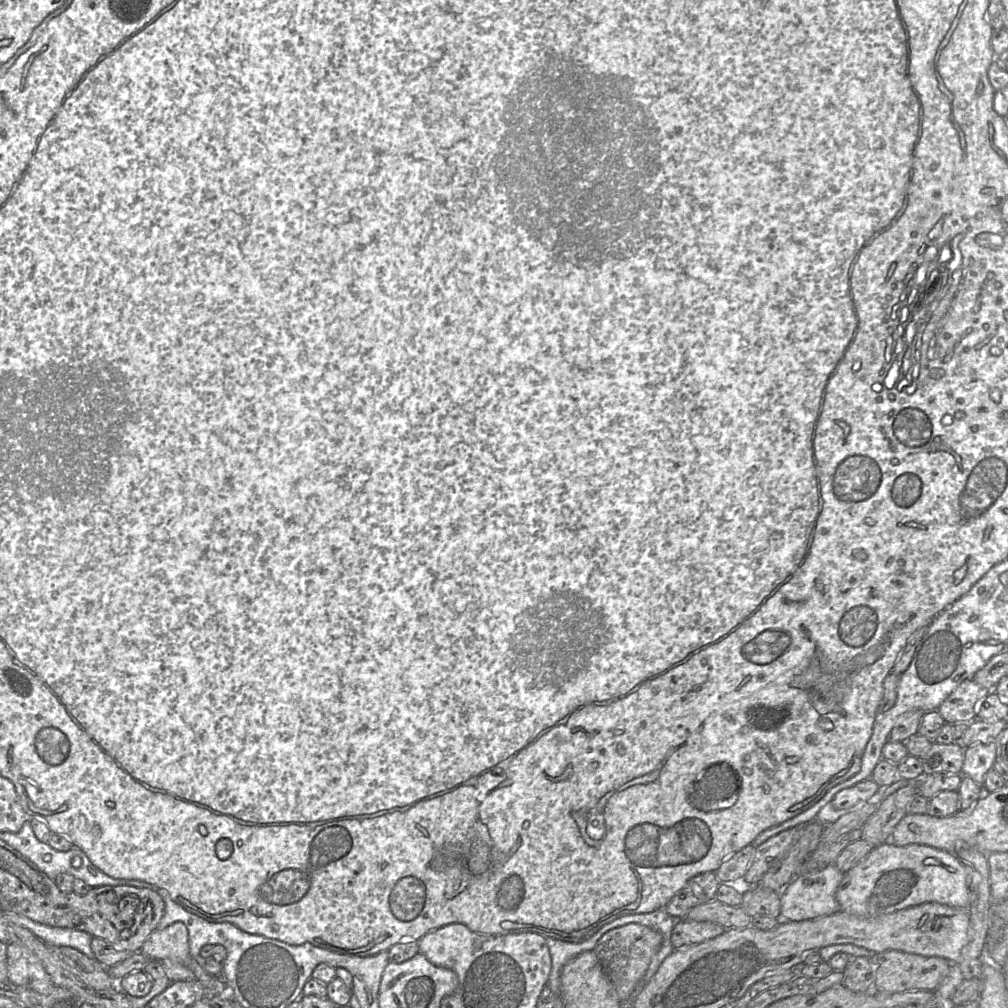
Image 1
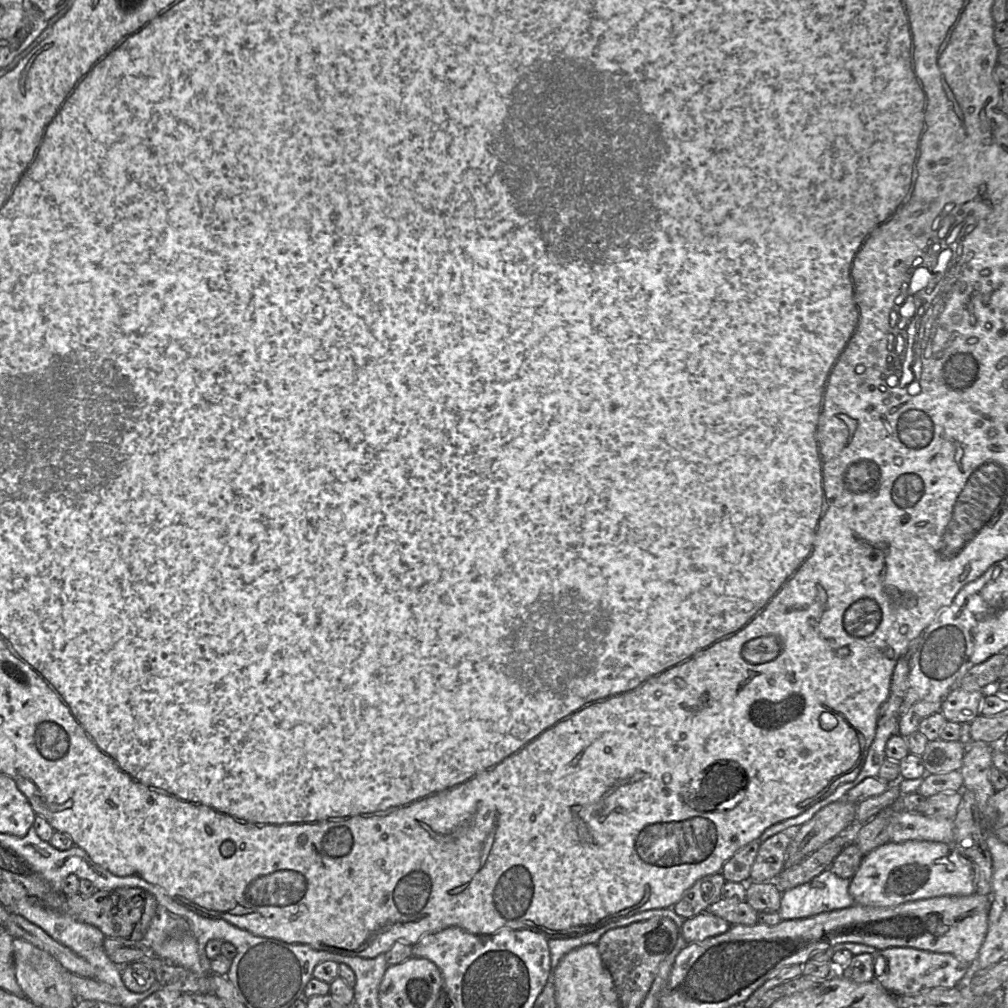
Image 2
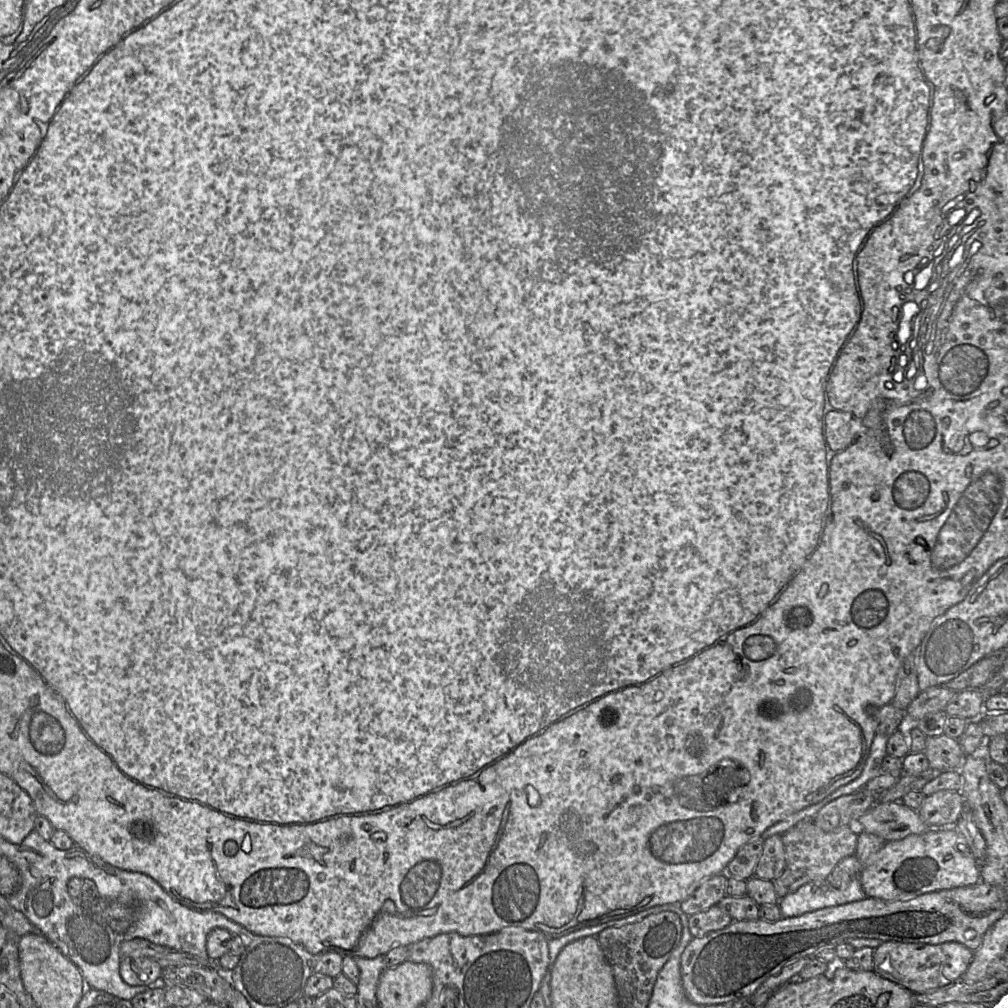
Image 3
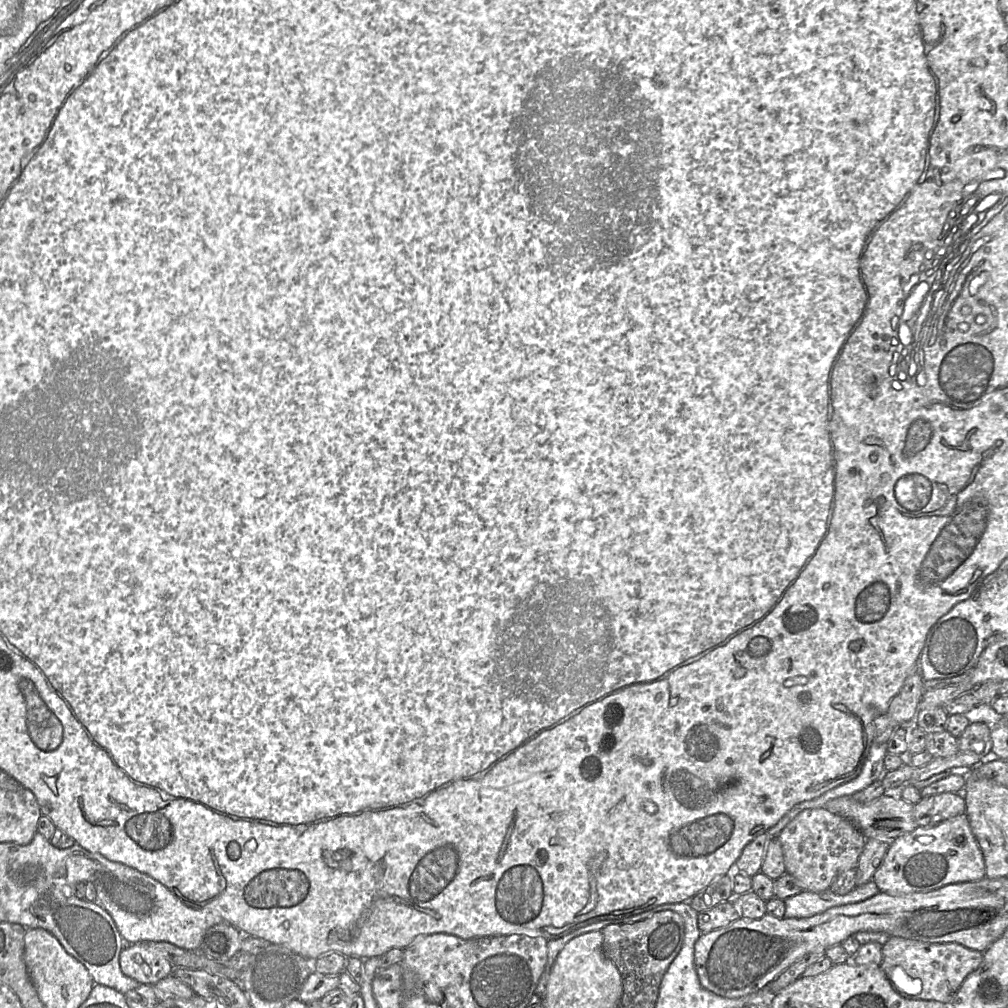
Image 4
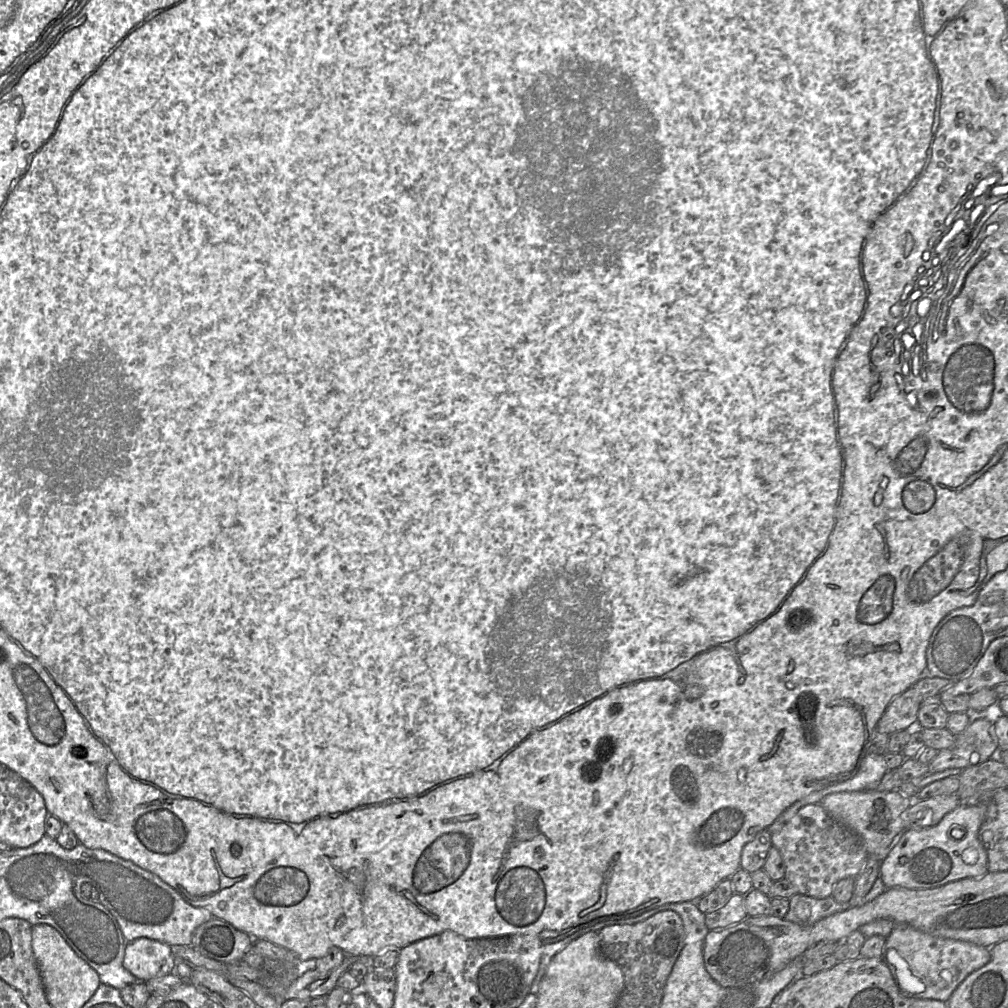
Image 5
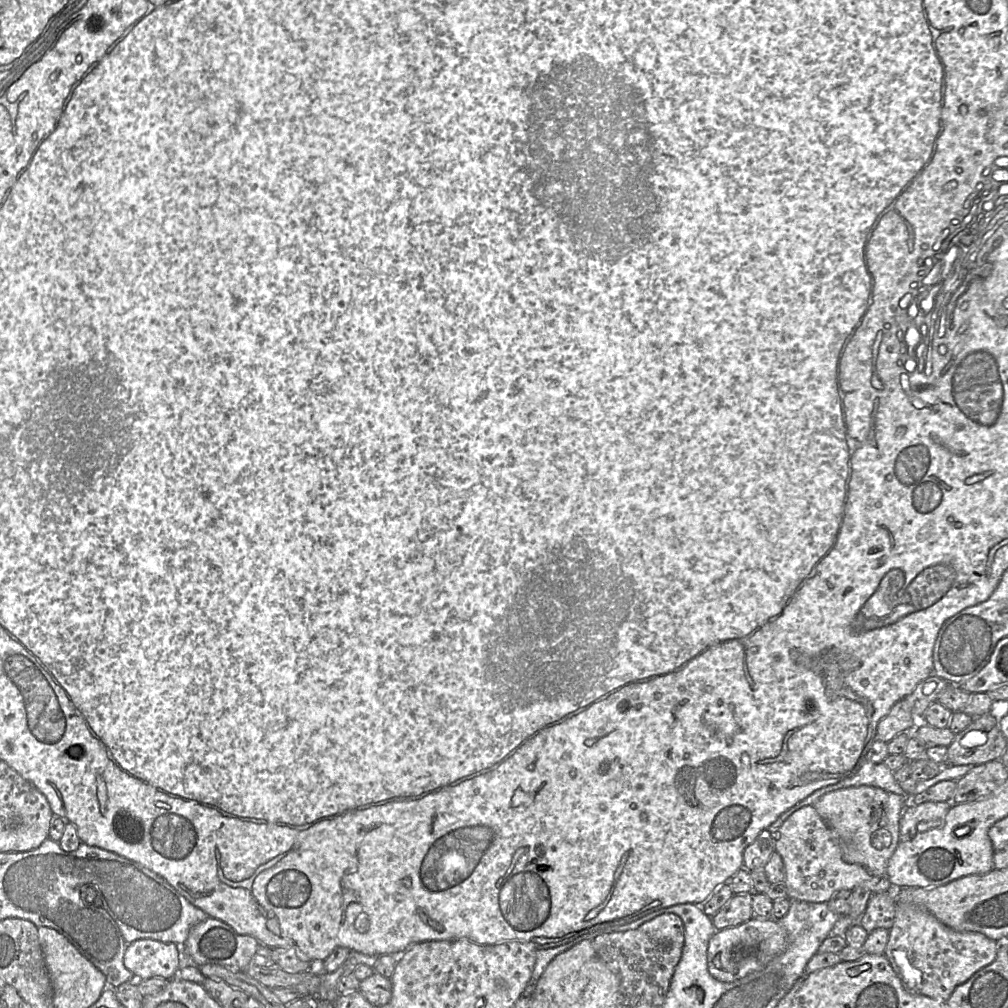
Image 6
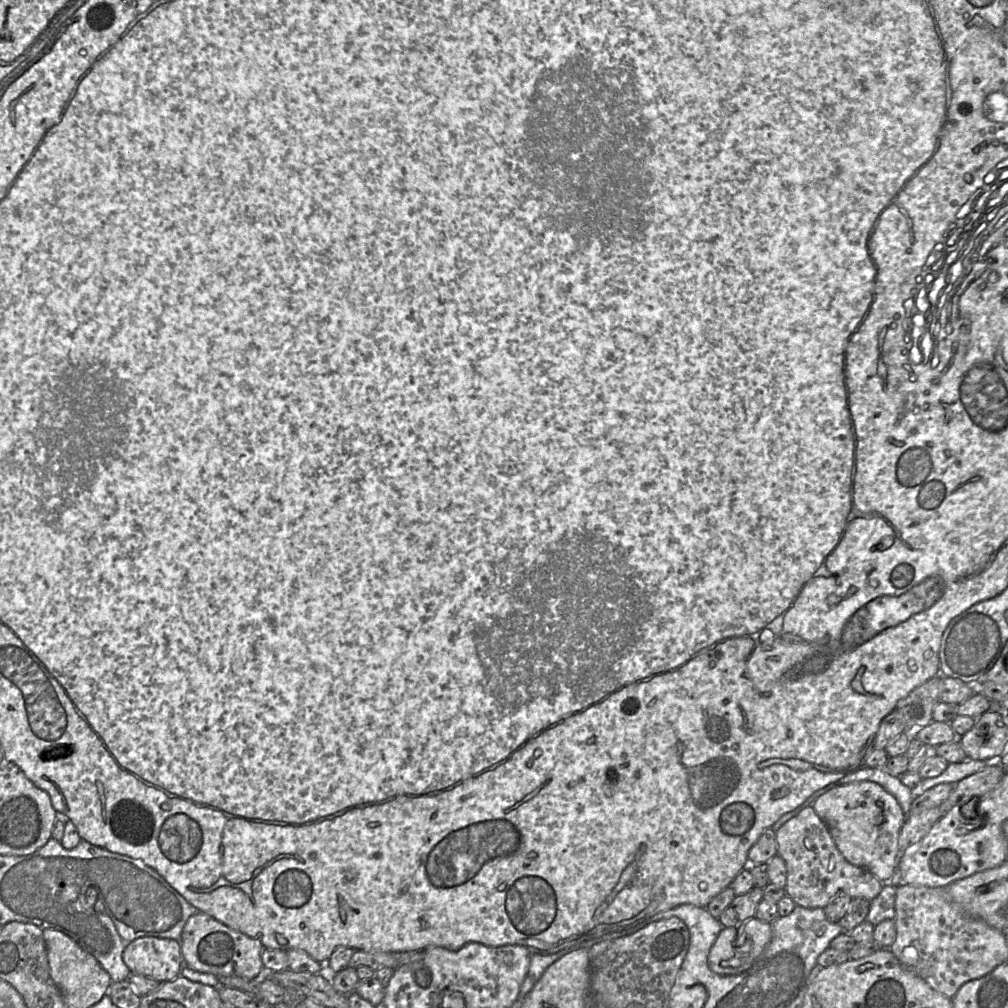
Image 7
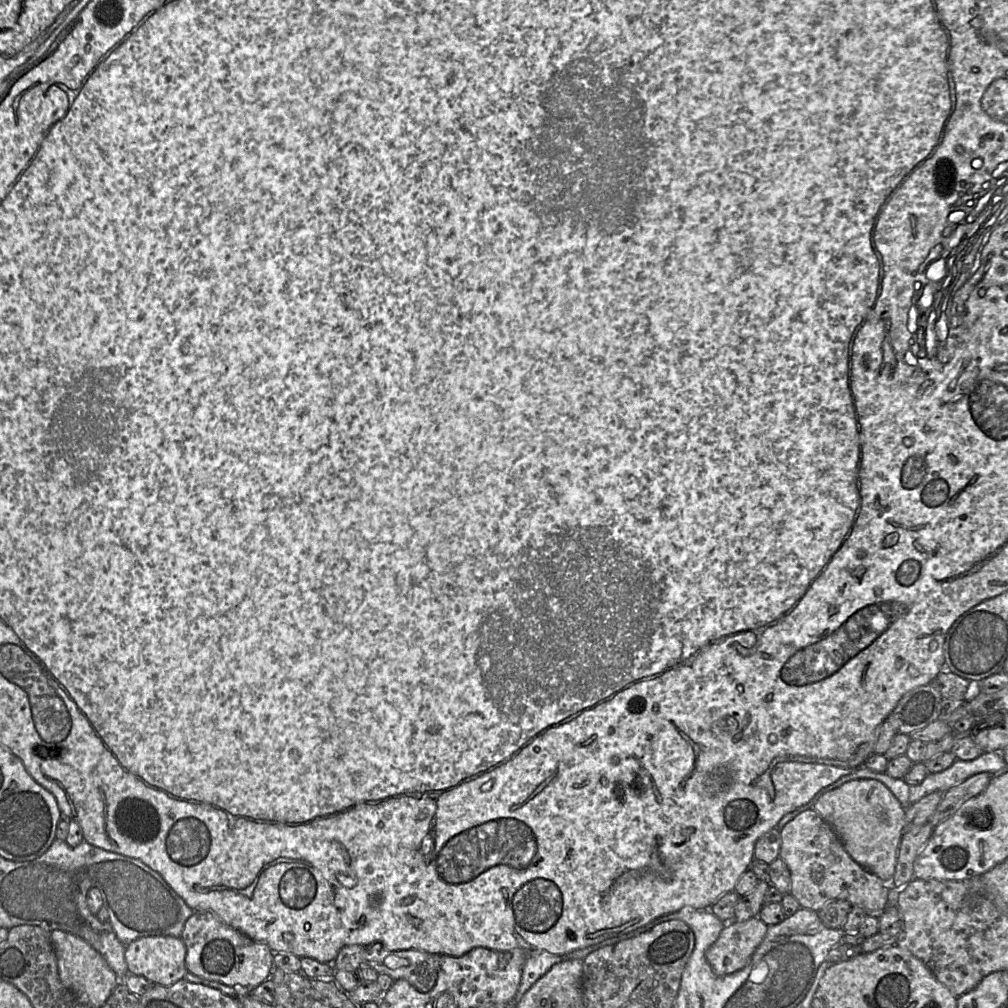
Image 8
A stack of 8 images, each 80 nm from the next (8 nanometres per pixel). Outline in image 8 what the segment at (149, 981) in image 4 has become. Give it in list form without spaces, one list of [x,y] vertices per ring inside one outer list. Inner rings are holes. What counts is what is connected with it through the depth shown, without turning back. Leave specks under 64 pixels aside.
[[[150,936],[139,938],[129,945],[126,945],[125,949],[125,961],[128,967],[128,972],[138,976],[143,976],[154,985],[170,986],[183,979],[188,971],[185,965],[185,958],[185,943],[181,938],[173,936]]]

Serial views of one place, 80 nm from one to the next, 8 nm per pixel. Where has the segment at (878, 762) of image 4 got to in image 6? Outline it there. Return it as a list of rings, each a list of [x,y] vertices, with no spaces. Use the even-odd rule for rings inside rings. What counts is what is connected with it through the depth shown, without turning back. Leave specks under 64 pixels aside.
[[[865,761],[852,776],[814,791],[780,814],[780,816],[767,827],[767,830],[770,833],[775,832],[791,814],[806,805],[813,805],[822,795],[828,792],[862,785],[881,788],[885,791],[901,795],[906,799],[906,807],[910,802],[911,795],[907,794],[900,787],[899,783],[894,779],[893,772],[883,762],[873,763]]]

